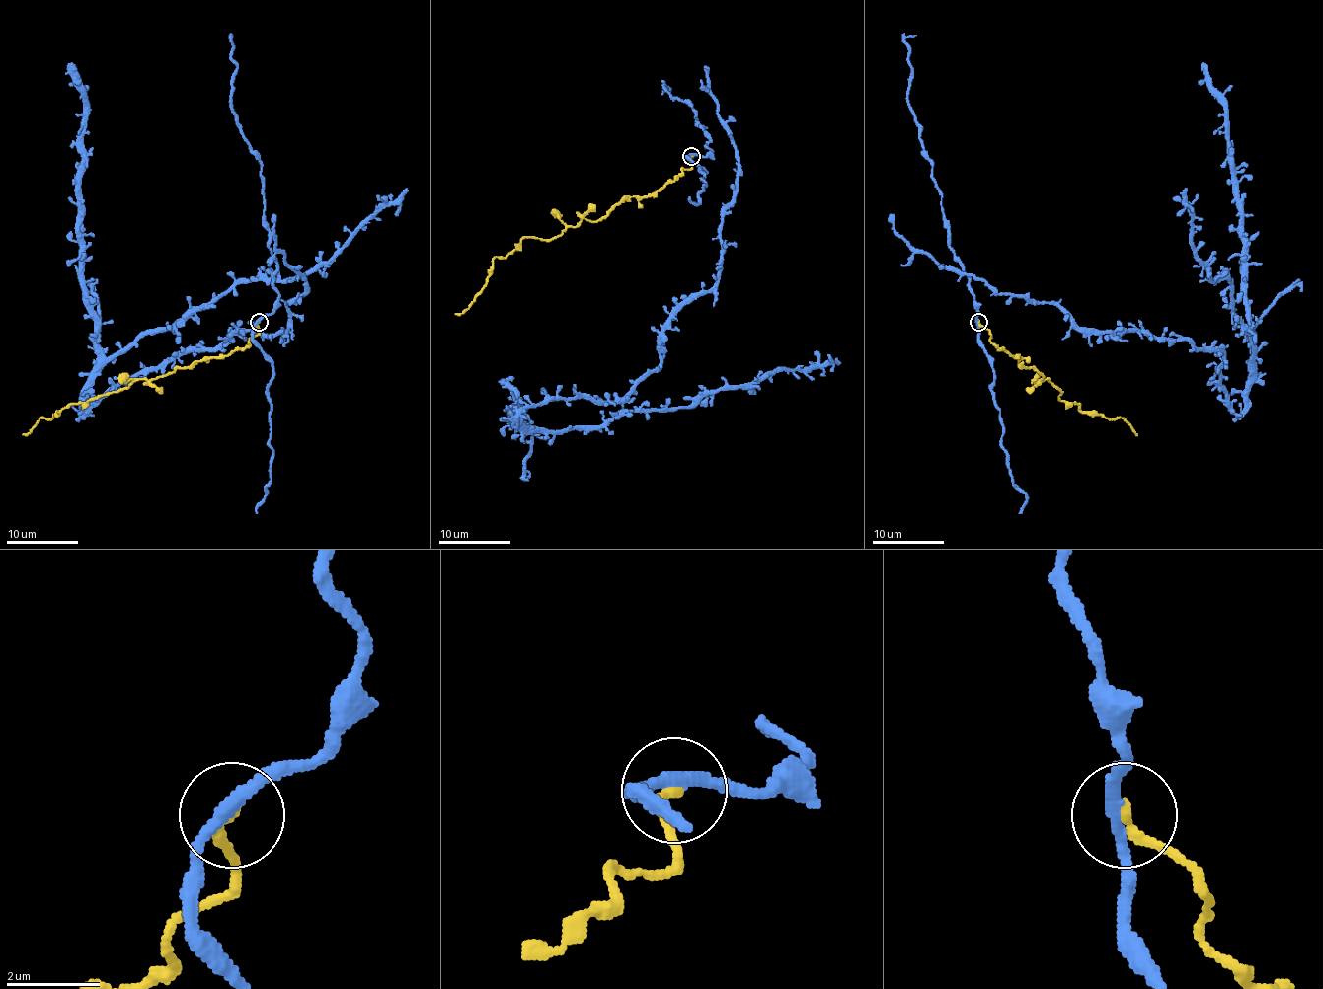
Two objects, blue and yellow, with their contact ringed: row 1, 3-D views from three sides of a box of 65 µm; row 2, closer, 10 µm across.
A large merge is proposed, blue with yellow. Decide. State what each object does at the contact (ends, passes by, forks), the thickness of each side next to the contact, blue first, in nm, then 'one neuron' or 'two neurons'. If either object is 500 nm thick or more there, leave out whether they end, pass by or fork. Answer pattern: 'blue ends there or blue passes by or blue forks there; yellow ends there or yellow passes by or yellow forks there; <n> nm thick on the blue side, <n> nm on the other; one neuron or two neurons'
blue passes by; yellow ends there; 280 nm thick on the blue side, 240 nm on the other; two neurons

